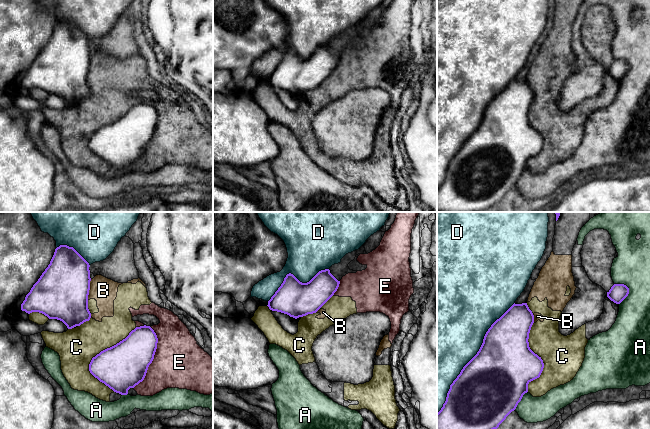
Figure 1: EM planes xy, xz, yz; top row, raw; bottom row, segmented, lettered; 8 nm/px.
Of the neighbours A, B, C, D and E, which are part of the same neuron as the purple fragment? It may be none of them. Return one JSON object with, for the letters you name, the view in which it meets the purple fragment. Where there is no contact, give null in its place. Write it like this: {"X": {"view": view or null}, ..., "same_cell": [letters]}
{"same_cell": []}

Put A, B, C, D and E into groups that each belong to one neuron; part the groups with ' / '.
A / B C E / D

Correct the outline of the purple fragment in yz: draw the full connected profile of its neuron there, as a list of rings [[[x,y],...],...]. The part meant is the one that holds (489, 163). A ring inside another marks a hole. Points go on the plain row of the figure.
[[[514,79],[491,101],[477,130],[450,161],[446,177],[437,189],[437,212],[481,212],[497,205],[516,185],[523,171],[528,168],[528,160],[539,154],[544,144],[541,133],[529,123],[528,115],[533,99],[534,91],[527,79]]]

